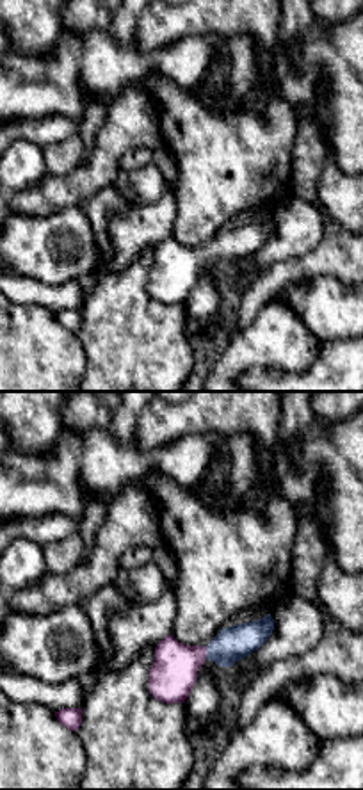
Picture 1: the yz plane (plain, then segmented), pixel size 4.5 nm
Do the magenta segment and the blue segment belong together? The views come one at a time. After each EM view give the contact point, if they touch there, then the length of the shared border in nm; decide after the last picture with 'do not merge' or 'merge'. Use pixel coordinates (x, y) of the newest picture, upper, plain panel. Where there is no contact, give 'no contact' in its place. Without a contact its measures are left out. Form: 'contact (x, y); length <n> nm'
contact (205, 255); length 60 nm

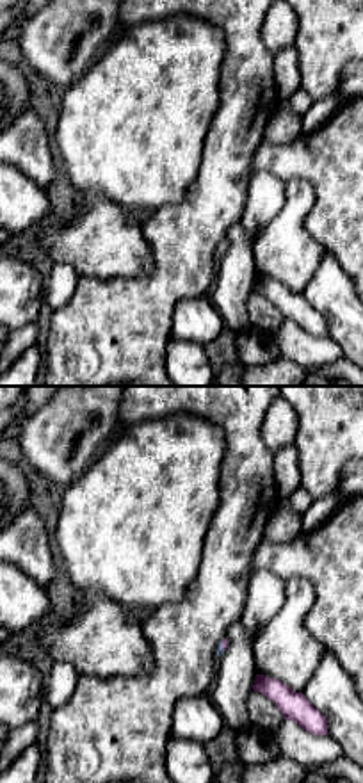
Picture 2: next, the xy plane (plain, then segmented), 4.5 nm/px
contact (223, 248); length 50 nm

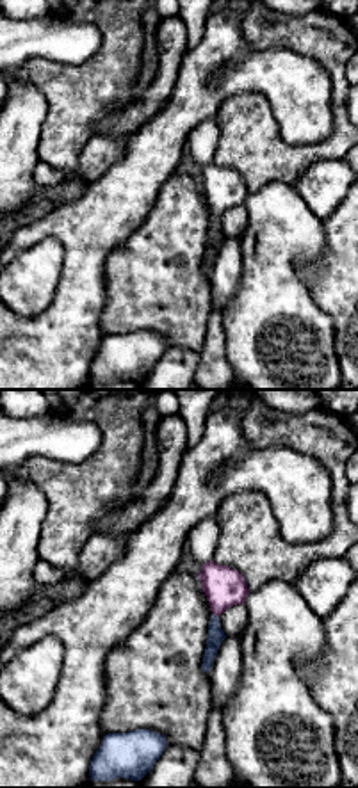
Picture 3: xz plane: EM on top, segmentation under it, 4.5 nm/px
contact (214, 216); length 30 nm

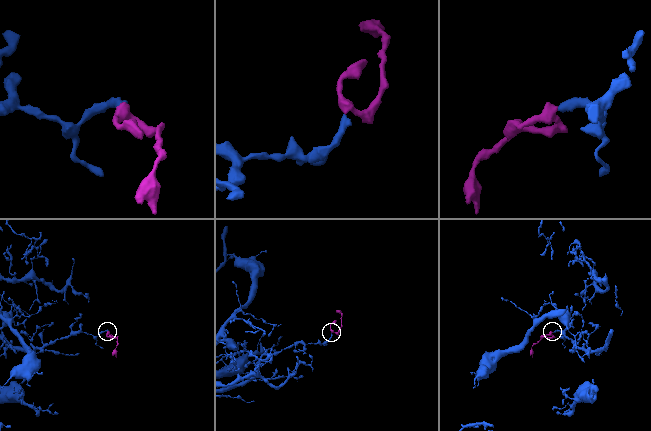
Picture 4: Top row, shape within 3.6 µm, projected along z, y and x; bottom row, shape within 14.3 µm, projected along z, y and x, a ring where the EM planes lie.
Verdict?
merge

